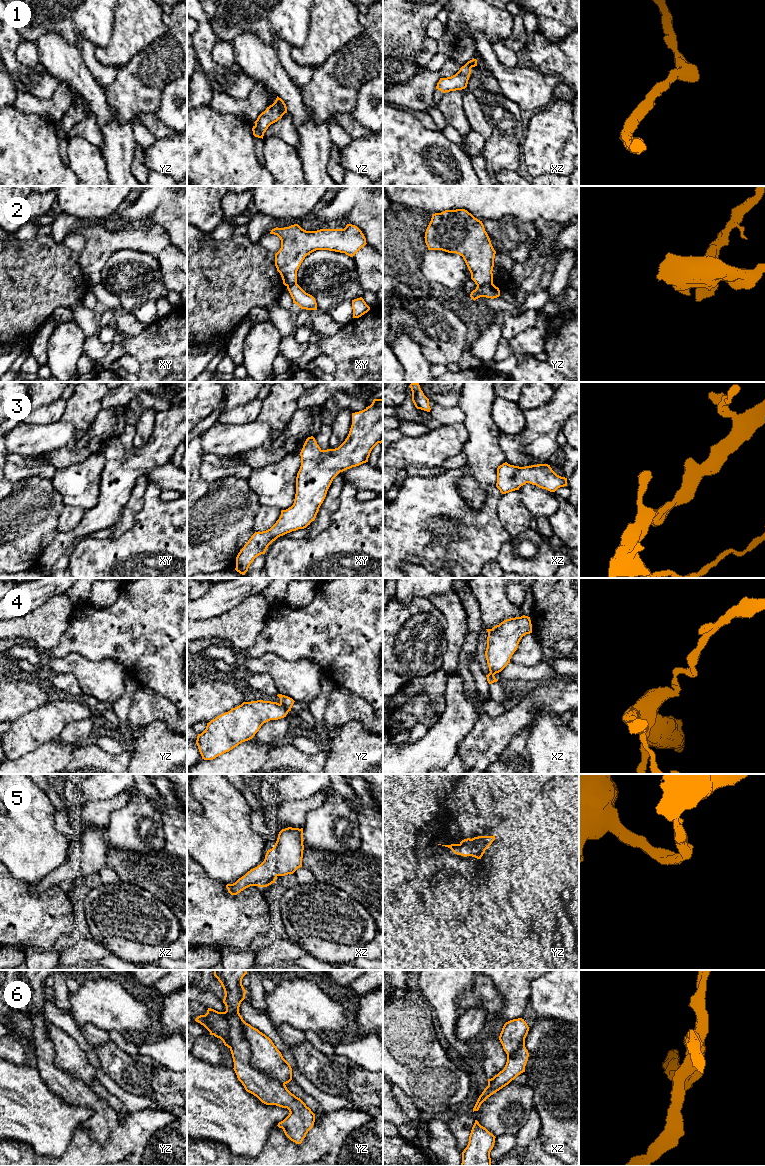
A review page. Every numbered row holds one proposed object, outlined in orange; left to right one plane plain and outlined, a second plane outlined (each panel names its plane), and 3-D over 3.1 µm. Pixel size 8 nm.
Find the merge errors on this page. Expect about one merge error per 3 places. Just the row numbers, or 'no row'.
2, 4, 6

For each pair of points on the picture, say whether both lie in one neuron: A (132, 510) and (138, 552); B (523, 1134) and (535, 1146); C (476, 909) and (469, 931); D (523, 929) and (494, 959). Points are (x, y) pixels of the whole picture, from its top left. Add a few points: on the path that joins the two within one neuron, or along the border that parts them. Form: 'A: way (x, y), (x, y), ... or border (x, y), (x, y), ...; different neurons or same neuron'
A: border (143, 501), (135, 523), (115, 537); different neurons
B: border (539, 1136), (520, 1155); different neurons
C: border (466, 919), (473, 921), (496, 921); different neurons
D: border (499, 923), (501, 934), (508, 943); different neurons

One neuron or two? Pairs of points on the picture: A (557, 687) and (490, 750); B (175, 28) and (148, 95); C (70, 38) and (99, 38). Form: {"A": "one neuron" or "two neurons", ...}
{"A": "one neuron", "B": "one neuron", "C": "one neuron"}

